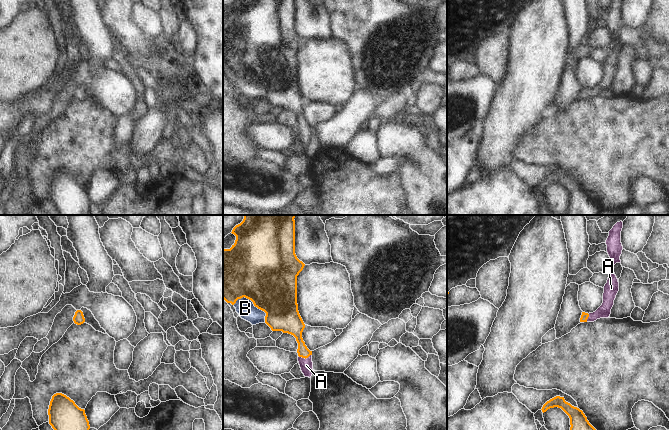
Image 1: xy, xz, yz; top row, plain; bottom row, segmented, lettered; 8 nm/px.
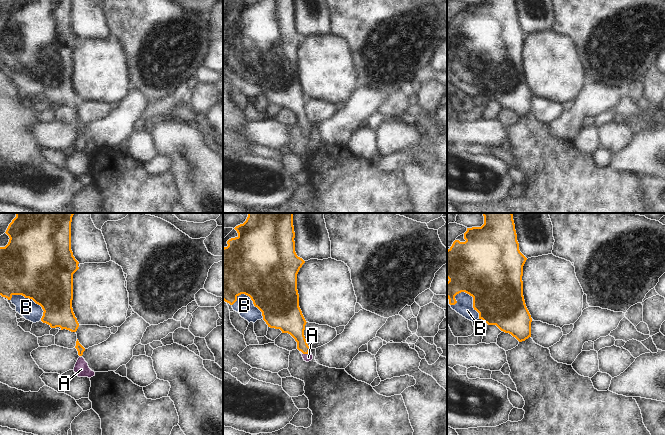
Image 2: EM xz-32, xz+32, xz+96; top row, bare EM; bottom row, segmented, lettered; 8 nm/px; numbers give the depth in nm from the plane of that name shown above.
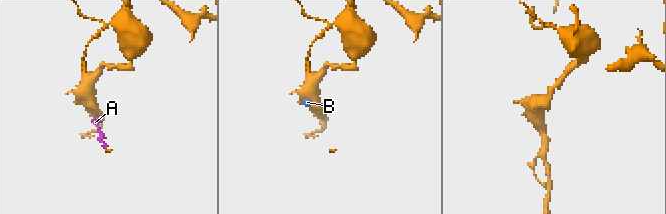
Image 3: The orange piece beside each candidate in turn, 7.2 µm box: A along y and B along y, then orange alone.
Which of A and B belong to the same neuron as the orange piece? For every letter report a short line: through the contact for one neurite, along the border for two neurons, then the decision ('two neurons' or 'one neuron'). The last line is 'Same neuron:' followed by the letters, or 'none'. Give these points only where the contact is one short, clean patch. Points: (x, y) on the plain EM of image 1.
A: line xz (296, 103), (304, 133), (306, 141); one neuron
B: one neuron
Same neuron: A, B

